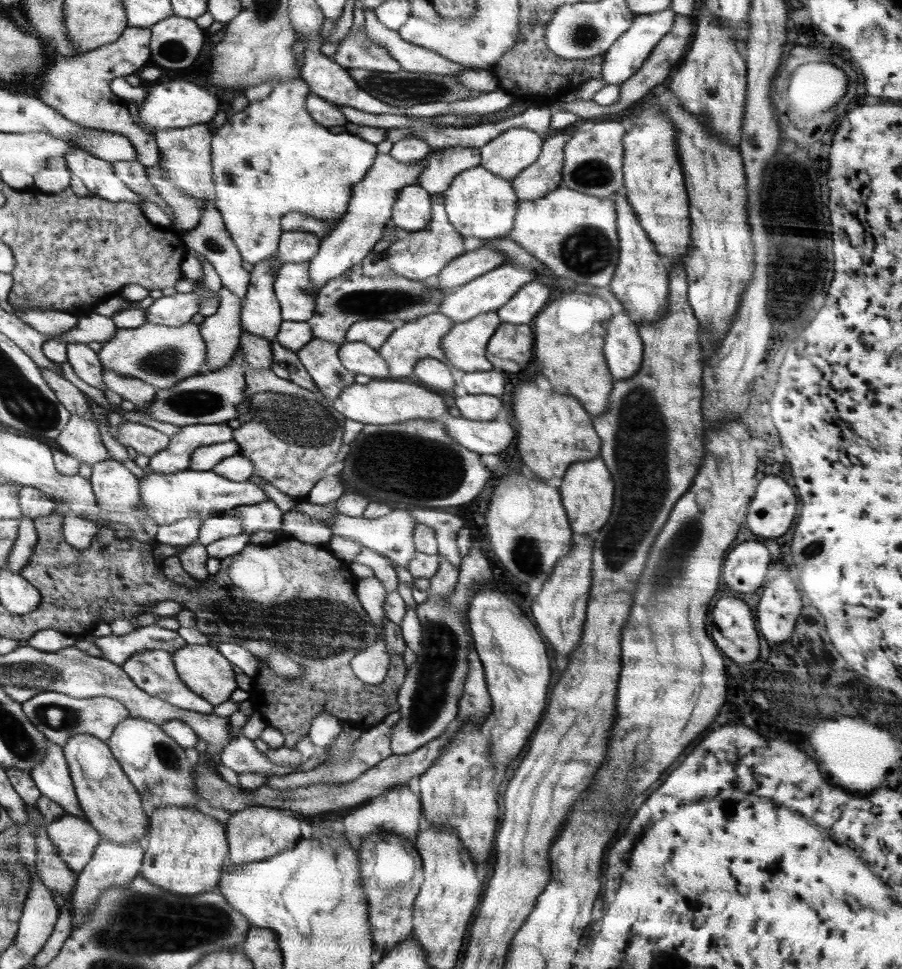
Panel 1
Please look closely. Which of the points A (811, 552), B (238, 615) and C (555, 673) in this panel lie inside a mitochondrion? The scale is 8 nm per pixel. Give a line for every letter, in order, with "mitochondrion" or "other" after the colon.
A: mitochondrion
B: mitochondrion
C: other

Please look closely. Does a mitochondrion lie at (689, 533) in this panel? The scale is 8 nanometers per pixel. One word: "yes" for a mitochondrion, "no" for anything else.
yes

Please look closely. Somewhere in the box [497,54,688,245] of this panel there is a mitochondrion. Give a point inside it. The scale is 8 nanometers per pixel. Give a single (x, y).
(596, 174)

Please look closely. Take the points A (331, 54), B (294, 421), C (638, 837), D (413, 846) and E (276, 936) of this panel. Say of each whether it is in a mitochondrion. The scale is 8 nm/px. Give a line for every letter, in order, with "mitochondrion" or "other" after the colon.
A: other
B: mitochondrion
C: other
D: other
E: other

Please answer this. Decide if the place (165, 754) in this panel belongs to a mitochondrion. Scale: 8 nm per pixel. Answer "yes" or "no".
yes

